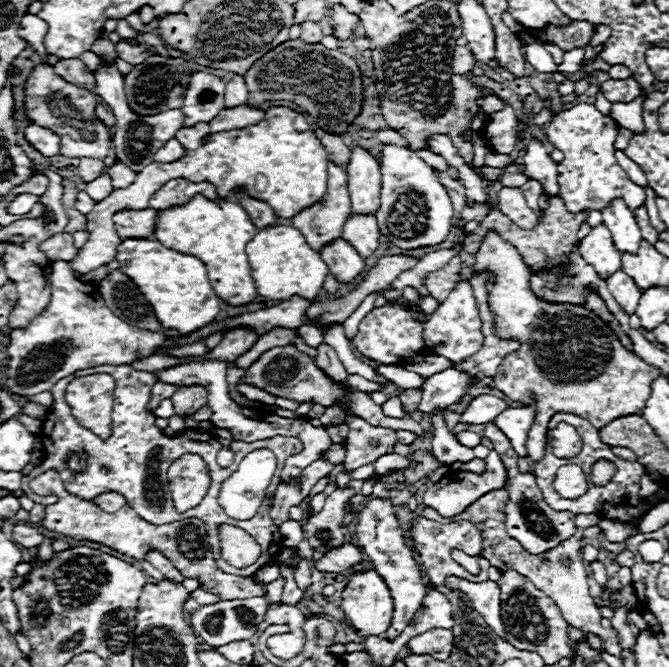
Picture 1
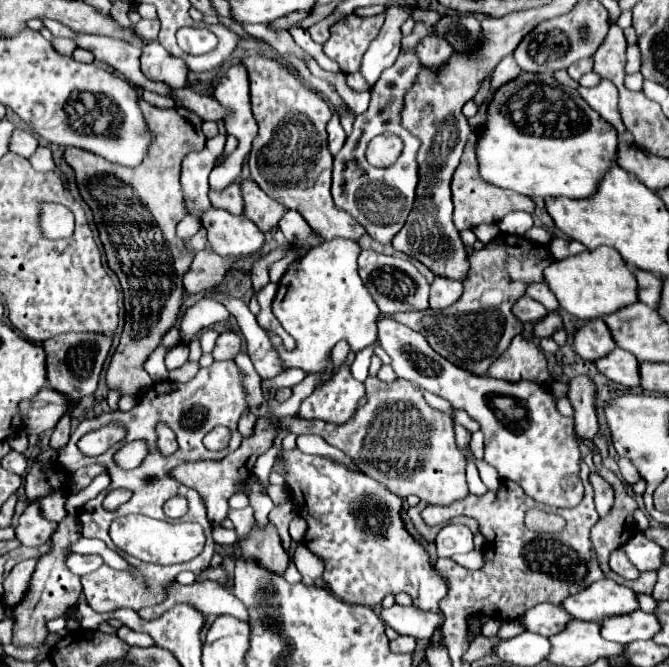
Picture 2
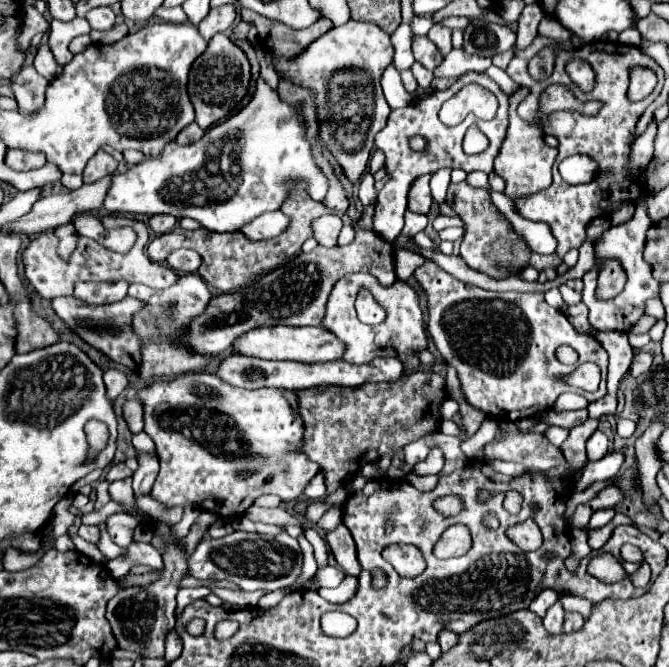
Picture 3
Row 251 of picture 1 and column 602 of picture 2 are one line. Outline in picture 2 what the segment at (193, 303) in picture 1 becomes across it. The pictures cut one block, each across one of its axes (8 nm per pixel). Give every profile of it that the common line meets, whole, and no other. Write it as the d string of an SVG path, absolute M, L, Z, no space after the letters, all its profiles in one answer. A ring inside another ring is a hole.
M522 72L486 102L486 124L476 130L480 178L524 196L586 198L610 168L618 134L594 112L578 90L562 86L550 72Z

